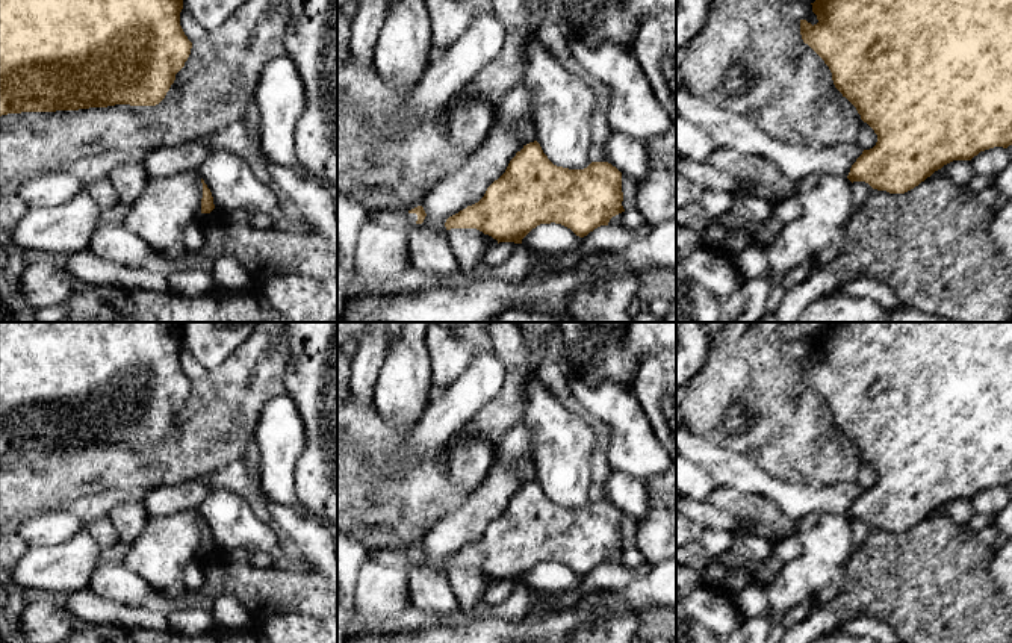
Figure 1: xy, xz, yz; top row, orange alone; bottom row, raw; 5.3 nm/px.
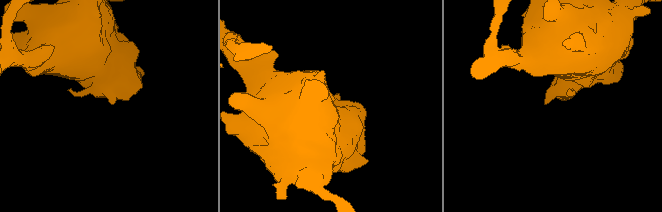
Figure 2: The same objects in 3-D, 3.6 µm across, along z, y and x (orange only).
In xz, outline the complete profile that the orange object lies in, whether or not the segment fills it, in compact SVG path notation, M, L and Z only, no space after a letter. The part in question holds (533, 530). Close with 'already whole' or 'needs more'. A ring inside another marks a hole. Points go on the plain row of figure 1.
M537 480L523 484L510 499L505 511L495 519L484 536L445 561L451 567L477 567L499 581L522 582L522 578L540 563L561 563L584 576L622 551L622 511L608 501L591 501L584 508L554 504Z; already whole

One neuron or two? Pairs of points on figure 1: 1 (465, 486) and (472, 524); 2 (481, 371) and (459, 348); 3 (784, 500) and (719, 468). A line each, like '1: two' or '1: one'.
1: two
2: two
3: one

